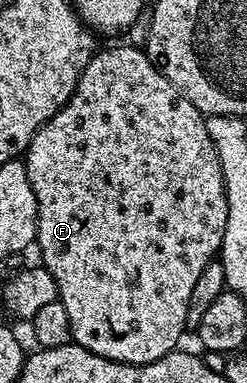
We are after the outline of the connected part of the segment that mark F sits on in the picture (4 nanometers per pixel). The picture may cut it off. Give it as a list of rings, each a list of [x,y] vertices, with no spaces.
[[[140,47],[105,48],[102,52],[101,49],[94,51],[92,58],[87,62],[87,66],[81,71],[81,77],[77,79],[77,85],[71,94],[71,98],[35,133],[31,138],[28,148],[23,153],[27,178],[31,178],[31,190],[35,190],[35,202],[37,203],[37,238],[35,248],[41,251],[40,263],[49,271],[51,278],[55,278],[57,298],[61,301],[63,310],[67,310],[67,318],[71,318],[72,343],[91,350],[91,354],[99,354],[103,358],[114,360],[115,362],[123,362],[124,364],[146,364],[147,362],[155,362],[159,358],[163,358],[168,352],[174,351],[180,345],[177,343],[180,342],[181,335],[186,335],[187,329],[185,323],[187,322],[187,306],[191,298],[191,290],[195,290],[195,282],[199,282],[199,274],[203,274],[205,267],[221,251],[223,234],[227,226],[227,210],[229,209],[227,206],[227,194],[225,193],[225,179],[223,178],[221,163],[219,162],[219,154],[211,142],[211,134],[207,134],[205,121],[206,117],[199,109],[191,106],[191,102],[187,102],[187,98],[183,98],[183,94],[179,90],[175,90],[175,86],[171,86],[169,79],[149,61],[149,57],[145,55]]]

